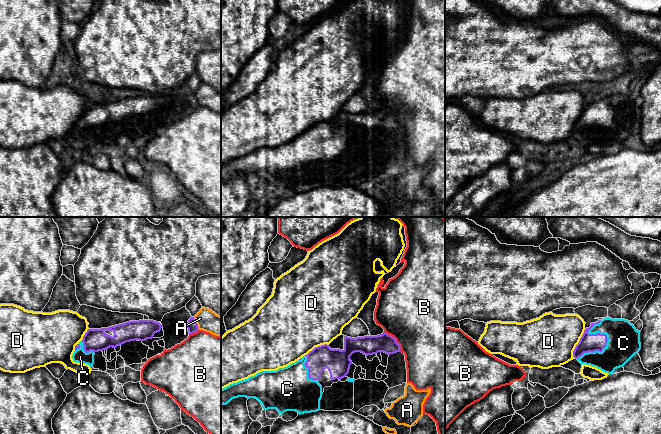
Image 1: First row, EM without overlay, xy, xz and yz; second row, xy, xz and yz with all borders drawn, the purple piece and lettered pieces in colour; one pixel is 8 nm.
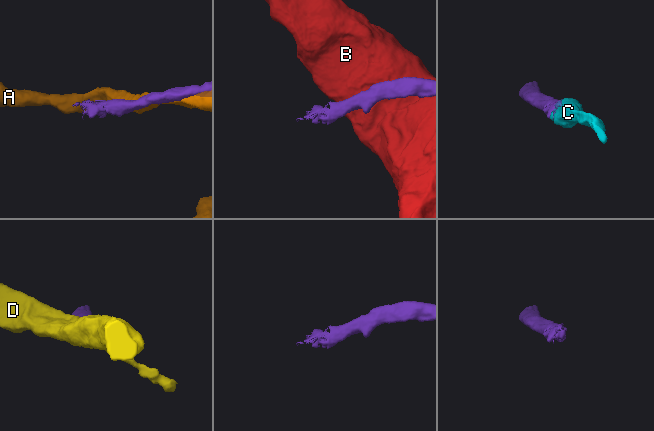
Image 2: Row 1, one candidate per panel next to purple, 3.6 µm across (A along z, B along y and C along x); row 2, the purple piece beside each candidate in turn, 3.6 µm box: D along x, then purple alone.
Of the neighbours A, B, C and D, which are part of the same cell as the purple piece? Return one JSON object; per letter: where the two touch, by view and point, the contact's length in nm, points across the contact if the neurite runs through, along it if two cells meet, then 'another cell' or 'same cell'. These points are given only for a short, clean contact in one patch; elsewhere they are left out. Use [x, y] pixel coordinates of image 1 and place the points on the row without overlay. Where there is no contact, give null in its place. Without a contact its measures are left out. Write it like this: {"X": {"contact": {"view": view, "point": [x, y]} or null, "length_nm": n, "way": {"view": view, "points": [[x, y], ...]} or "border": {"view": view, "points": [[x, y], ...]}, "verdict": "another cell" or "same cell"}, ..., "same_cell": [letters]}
{"A": {"contact": {"view": "xy", "point": [196, 99]}, "length_nm": 120, "verdict": "another cell"}, "B": {"contact": {"view": "xz", "point": [395, 115]}, "length_nm": 220, "verdict": "another cell"}, "C": {"contact": {"view": "yz", "point": [607, 115]}, "length_nm": 380, "verdict": "same cell"}, "D": {"contact": {"view": "yz", "point": [577, 120]}, "length_nm": 260, "verdict": "another cell"}, "same_cell": ["C"]}

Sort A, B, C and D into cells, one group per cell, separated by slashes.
A / B / C / D

